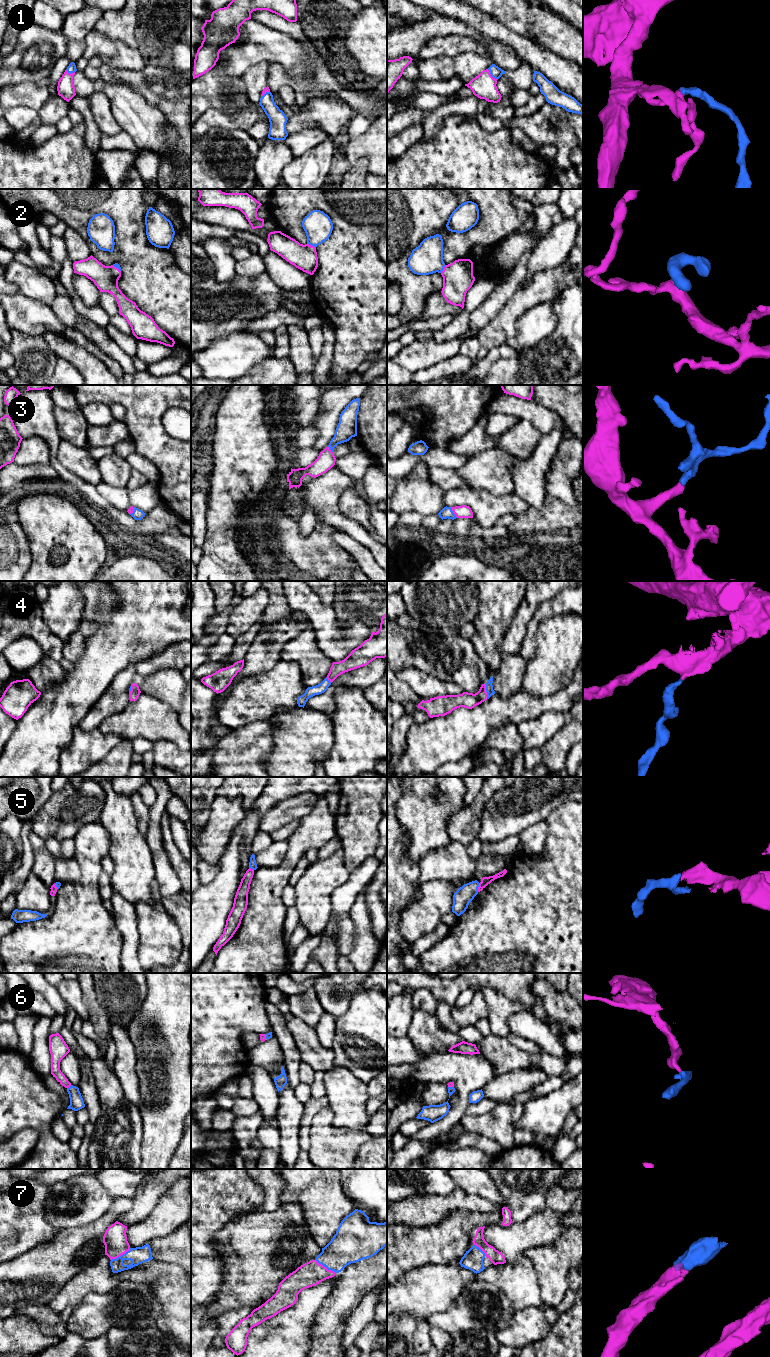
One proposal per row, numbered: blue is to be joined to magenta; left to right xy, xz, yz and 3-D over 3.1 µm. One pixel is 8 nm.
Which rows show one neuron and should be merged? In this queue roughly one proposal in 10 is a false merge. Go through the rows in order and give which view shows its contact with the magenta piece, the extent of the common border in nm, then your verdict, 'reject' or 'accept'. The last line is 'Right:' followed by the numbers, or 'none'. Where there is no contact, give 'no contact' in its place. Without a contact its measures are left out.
1: contact in yz; length 120 nm; accept
2: contact in xz; length 80 nm; accept
3: contact in yz; length 100 nm; accept
4: contact in yz; length 120 nm; accept
5: contact in yz; length 70 nm; accept
6: contact in xy; length 50 nm; accept
7: contact in xz; length 200 nm; accept
Right: 1, 2, 3, 4, 5, 6, 7

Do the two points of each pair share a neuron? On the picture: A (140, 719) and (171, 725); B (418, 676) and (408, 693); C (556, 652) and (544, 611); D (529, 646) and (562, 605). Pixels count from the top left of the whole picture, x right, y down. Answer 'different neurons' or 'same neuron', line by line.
A: same neuron
B: different neurons
C: different neurons
D: same neuron

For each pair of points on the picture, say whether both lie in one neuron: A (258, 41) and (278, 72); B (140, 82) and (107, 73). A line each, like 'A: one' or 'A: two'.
A: two
B: one

